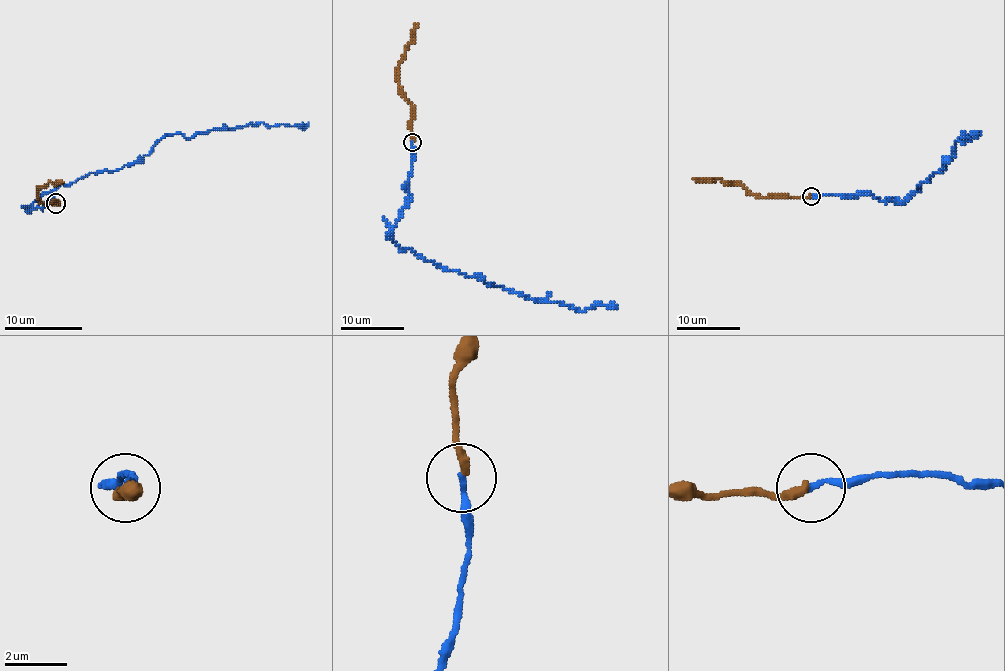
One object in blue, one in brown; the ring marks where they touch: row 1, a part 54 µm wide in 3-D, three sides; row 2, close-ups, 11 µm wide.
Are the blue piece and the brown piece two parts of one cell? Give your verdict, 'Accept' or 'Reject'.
Reject

